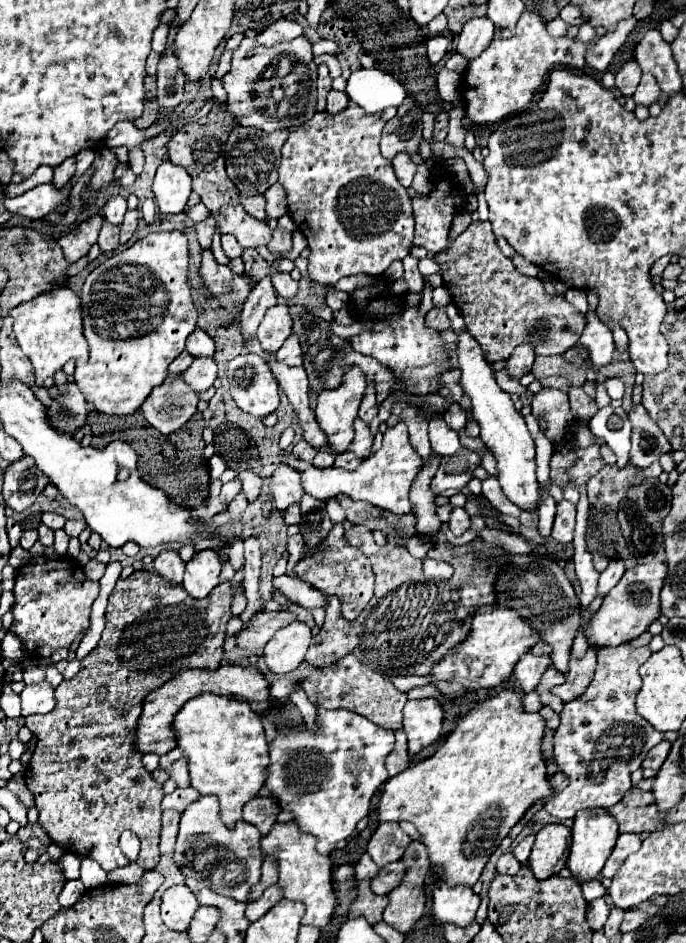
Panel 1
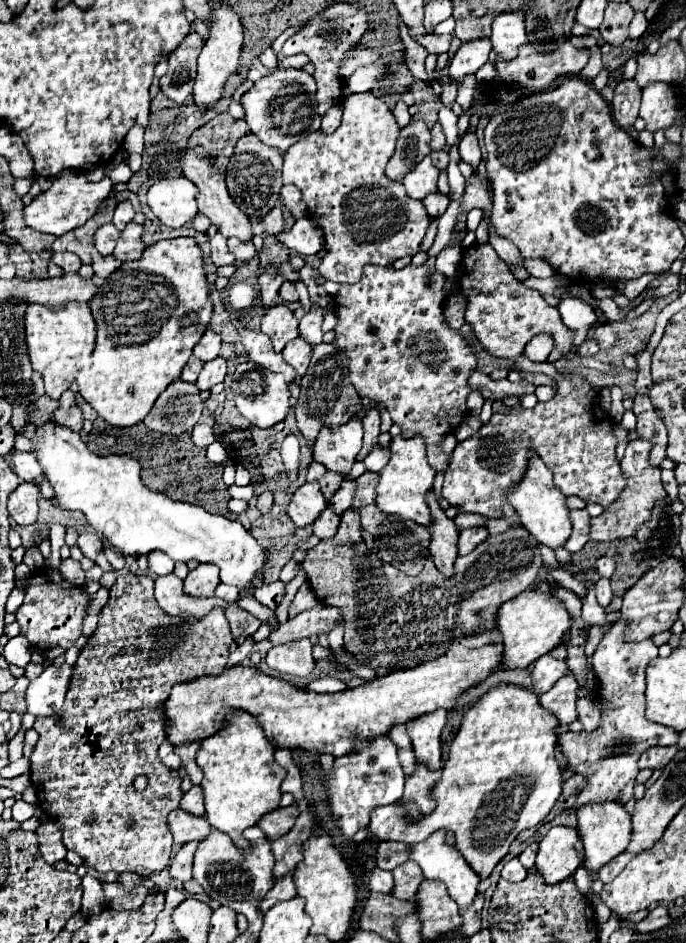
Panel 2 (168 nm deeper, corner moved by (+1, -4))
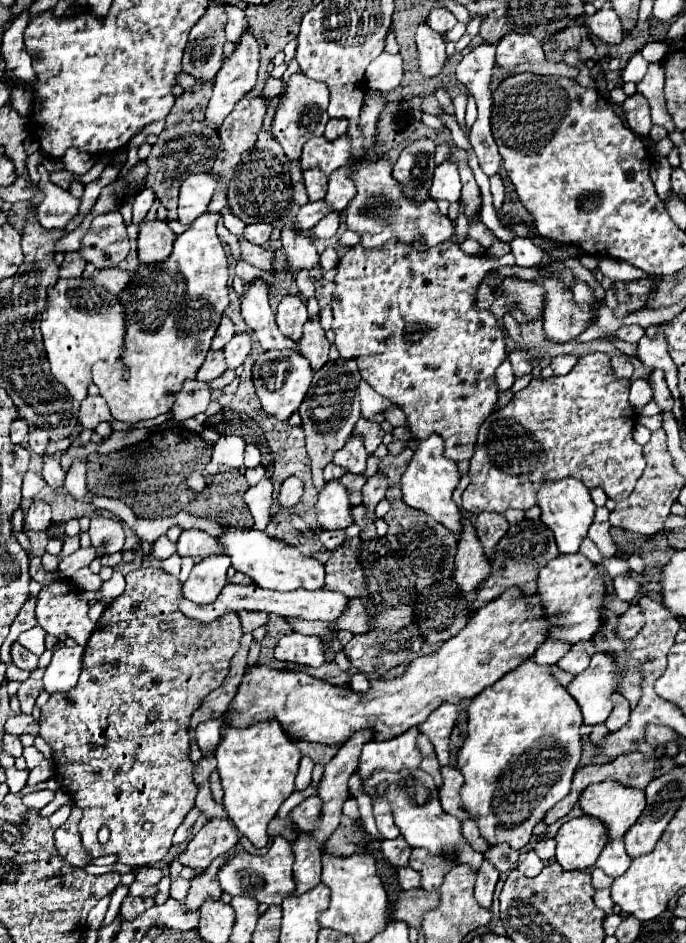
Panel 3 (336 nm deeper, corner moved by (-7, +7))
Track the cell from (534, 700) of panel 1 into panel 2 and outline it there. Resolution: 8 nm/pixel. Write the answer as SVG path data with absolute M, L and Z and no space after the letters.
M566 674L554 688L544 692L540 696L540 704L550 710L562 724L572 724L578 718L576 712L576 700L578 700L578 688L580 684L576 682L574 674Z

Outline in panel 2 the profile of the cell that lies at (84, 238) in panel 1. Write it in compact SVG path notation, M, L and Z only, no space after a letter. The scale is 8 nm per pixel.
M58 252L58 254L52 256L52 260L54 260L64 272L78 272L80 266L82 266L80 258L78 258L76 254L72 254L72 252Z

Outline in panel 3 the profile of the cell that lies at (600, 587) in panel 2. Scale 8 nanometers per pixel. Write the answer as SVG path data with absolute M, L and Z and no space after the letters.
M618 575L618 577L614 577L614 589L616 589L618 599L632 601L636 597L636 593L640 591L640 583L636 579L632 579L630 575Z

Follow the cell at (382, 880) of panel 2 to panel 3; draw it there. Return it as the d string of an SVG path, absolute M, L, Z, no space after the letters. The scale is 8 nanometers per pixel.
M400 867L396 873L396 879L402 889L414 889L420 887L420 875L410 867Z

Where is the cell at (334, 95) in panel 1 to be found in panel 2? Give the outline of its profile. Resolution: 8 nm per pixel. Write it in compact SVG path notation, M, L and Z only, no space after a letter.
M342 106L330 108L330 112L326 112L326 116L322 116L322 128L320 130L324 134L332 134L340 126L340 118L342 118Z

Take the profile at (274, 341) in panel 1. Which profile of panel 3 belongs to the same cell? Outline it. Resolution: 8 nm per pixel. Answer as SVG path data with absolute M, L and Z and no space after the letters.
M286 295L276 311L276 323L280 331L290 337L292 341L298 341L302 337L302 325L308 321L306 305L296 295Z

